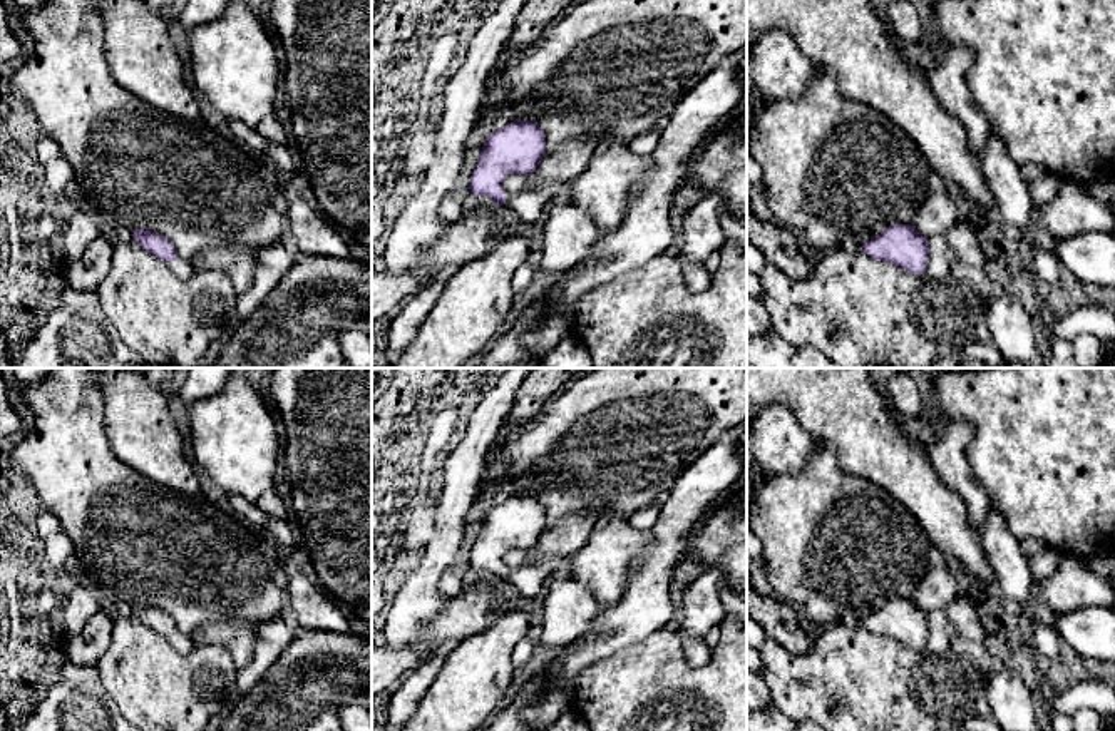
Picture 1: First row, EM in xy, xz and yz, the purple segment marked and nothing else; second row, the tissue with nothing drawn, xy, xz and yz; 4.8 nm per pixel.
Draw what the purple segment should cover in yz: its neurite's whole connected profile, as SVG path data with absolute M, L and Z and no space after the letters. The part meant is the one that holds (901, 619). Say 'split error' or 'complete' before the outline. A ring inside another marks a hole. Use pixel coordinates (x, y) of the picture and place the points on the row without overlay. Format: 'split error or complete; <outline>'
complete; M891 599L861 626L872 634L899 641L911 649L924 647L929 634L929 616L912 599Z

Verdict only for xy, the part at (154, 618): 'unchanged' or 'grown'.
grown

